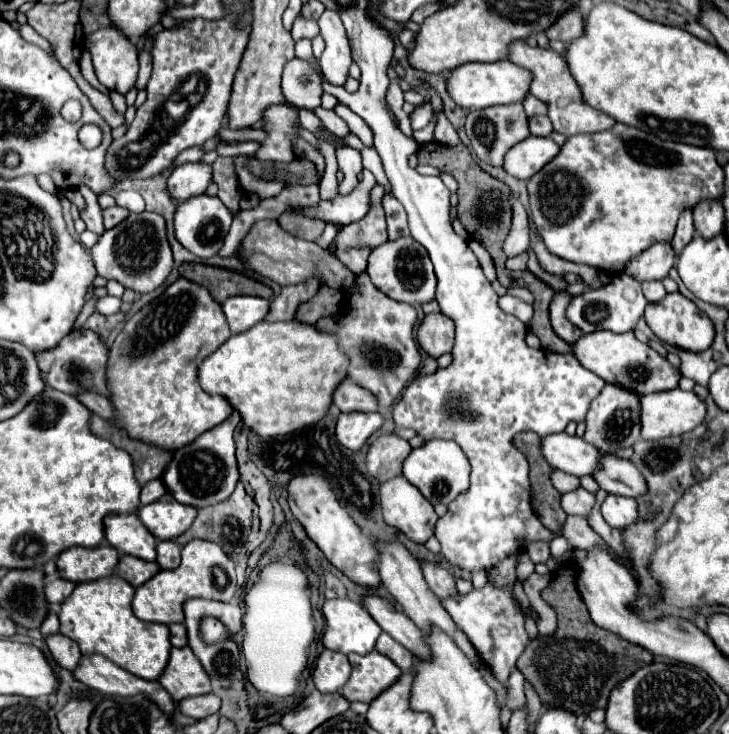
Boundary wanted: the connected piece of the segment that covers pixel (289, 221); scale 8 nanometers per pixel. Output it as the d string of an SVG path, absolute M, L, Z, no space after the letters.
M286 212L278 218L278 224L292 236L296 238L304 238L304 240L310 240L310 242L316 242L316 238L320 238L320 234L324 232L324 222L320 220L312 220L312 218L306 218L306 216L300 216L300 214L294 214L294 212Z

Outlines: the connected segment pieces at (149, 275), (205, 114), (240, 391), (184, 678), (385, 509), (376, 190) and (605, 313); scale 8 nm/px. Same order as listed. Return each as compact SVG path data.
M132 212L128 220L122 220L116 228L106 230L98 238L98 242L90 248L90 256L96 264L98 276L106 280L114 278L122 286L132 288L136 294L146 294L162 286L174 266L170 242L166 236L166 220L156 212Z
M246 10L244 14L240 14L240 18L238 16L232 16L232 18L224 16L218 20L194 18L184 22L180 28L162 30L160 34L156 34L154 48L152 48L154 70L146 86L148 98L136 110L136 118L130 124L126 136L122 136L122 140L114 140L112 148L108 150L106 168L112 172L112 176L116 176L118 180L156 176L162 170L170 168L172 160L184 148L200 146L218 132L220 122L228 110L234 72L238 70L250 32L252 32L252 10Z
M258 322L250 330L232 336L198 368L200 386L212 396L224 396L234 410L242 414L242 422L258 436L276 438L320 422L334 400L334 392L346 378L348 356L340 350L334 334L318 330L314 324L290 322Z
M188 646L184 648L172 648L170 662L164 668L158 682L166 688L166 692L172 696L172 700L180 702L188 696L208 694L210 692L210 680L204 668L200 668L200 662L192 654Z
M404 476L388 480L380 486L380 506L384 522L406 538L426 544L434 534L434 524L438 520L432 504L420 496L418 488L412 488Z
M376 184L372 188L372 210L364 220L344 226L328 248L334 250L336 258L350 268L354 274L366 272L366 260L372 248L384 244L388 240L384 210L380 208L380 196L384 194L384 186Z
M616 274L610 284L598 290L586 290L580 296L574 296L572 304L568 306L568 320L572 320L572 324L576 324L582 332L594 332L594 330L630 332L634 330L636 322L642 318L646 304L648 300L644 298L640 284L632 280L628 274Z

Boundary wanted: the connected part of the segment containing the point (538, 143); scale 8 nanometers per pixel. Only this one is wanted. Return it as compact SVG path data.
M528 136L506 152L504 170L518 180L528 180L544 164L548 164L558 154L558 150L560 146L552 138Z

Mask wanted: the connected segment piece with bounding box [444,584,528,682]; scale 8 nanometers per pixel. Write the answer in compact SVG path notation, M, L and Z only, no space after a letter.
M486 584L480 590L472 590L470 594L458 594L452 600L444 600L444 608L452 616L452 620L464 630L468 640L474 644L474 648L480 652L480 658L494 670L496 678L500 682L506 682L512 668L516 666L516 660L528 646L528 634L524 630L524 618L518 612L518 608L512 602L512 596L508 592L492 588Z

